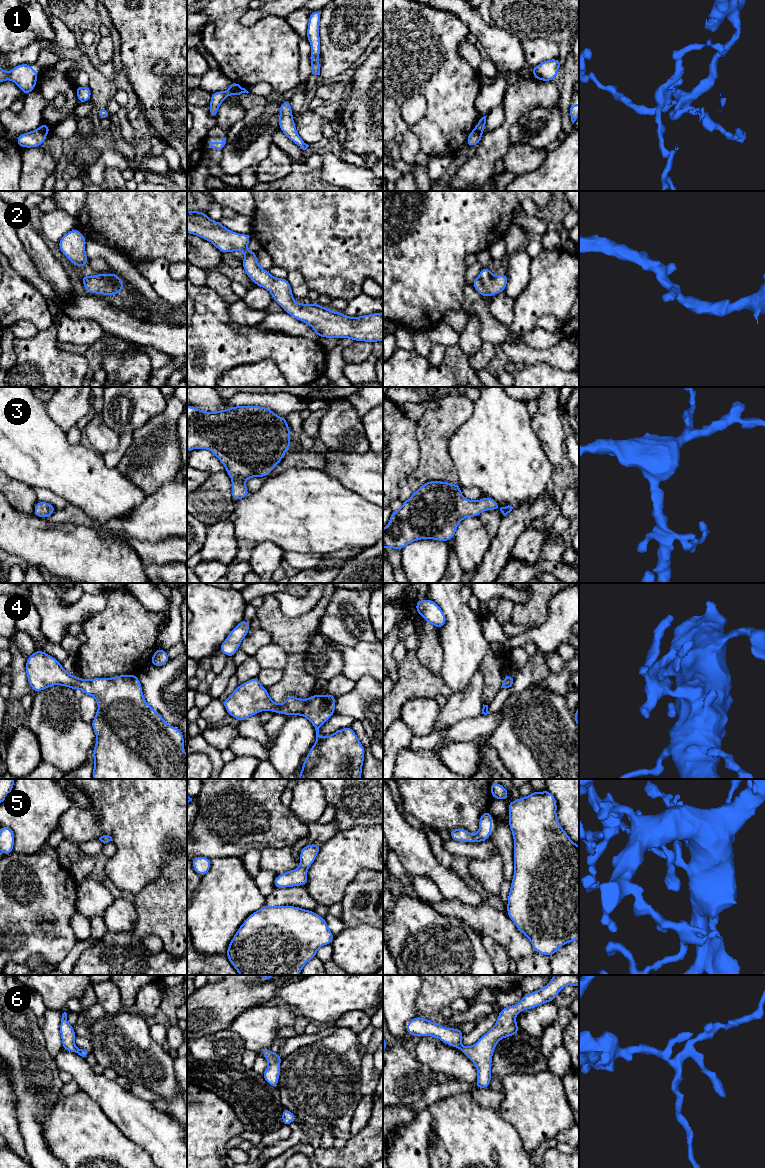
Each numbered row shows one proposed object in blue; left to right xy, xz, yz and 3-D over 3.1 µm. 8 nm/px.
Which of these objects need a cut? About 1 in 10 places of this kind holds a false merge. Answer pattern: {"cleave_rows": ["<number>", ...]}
{"cleave_rows": ["1"]}

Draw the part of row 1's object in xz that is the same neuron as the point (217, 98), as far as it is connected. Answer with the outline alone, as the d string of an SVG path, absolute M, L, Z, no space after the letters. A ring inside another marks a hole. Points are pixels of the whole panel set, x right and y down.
M230 81L230 87L227 91L218 91L211 93L211 100L209 104L209 114L216 118L218 115L218 108L224 100L230 95L236 95L236 91L243 88L240 84Z

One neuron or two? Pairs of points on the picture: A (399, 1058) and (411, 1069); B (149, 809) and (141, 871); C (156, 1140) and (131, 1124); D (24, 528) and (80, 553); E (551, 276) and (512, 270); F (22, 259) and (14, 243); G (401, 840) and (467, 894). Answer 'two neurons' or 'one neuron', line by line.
A: one neuron
B: one neuron
C: one neuron
D: one neuron
E: two neurons
F: one neuron
G: one neuron

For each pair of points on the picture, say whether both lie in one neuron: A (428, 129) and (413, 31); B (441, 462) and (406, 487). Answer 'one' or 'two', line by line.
A: one
B: one

